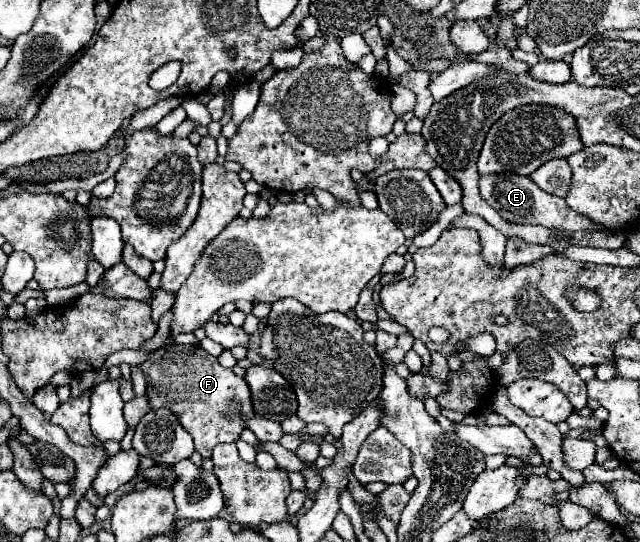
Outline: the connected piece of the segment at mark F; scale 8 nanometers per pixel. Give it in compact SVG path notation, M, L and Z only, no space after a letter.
M165 345L151 353L139 369L147 381L149 409L171 409L183 429L193 437L195 449L203 459L211 459L211 451L217 443L237 441L247 427L247 417L255 415L247 381L237 377L231 369L221 367L219 361L199 345Z

